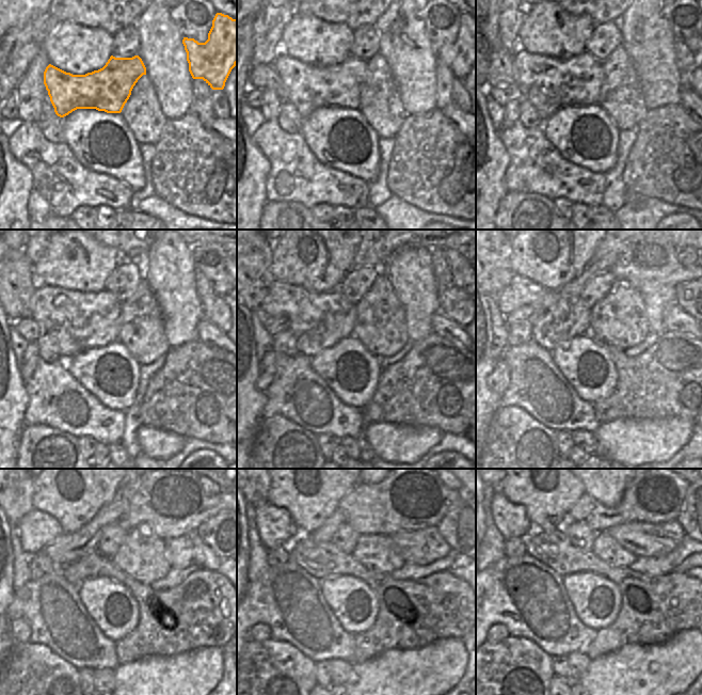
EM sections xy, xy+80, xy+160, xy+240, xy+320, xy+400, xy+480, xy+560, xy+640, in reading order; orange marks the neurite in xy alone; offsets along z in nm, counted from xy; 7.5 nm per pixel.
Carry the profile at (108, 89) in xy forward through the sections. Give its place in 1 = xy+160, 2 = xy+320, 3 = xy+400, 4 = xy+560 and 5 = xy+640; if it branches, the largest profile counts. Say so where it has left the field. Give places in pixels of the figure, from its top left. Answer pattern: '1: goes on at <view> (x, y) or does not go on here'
1: goes on at xy+160 (548, 83)
2: goes on at xy+320 (318, 320)
3: goes on at xy+400 (563, 320)
4: goes on at xy+560 (275, 526)
5: goes on at xy+640 (511, 520)

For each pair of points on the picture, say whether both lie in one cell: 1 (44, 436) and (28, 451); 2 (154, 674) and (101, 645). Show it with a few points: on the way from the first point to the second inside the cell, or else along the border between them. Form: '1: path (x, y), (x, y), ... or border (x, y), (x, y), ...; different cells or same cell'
1: path (40, 439), (32, 446); same cell
2: border (118, 664), (113, 669); different cells

